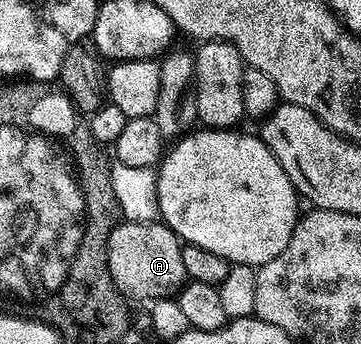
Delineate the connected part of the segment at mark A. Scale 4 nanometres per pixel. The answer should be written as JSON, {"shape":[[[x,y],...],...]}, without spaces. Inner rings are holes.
{"shape":[[[121,221],[110,233],[108,238],[108,268],[112,274],[114,285],[125,297],[136,294],[140,299],[155,301],[175,296],[186,282],[184,266],[182,265],[182,240],[174,234],[167,223],[153,221],[150,223],[129,223]]]}

